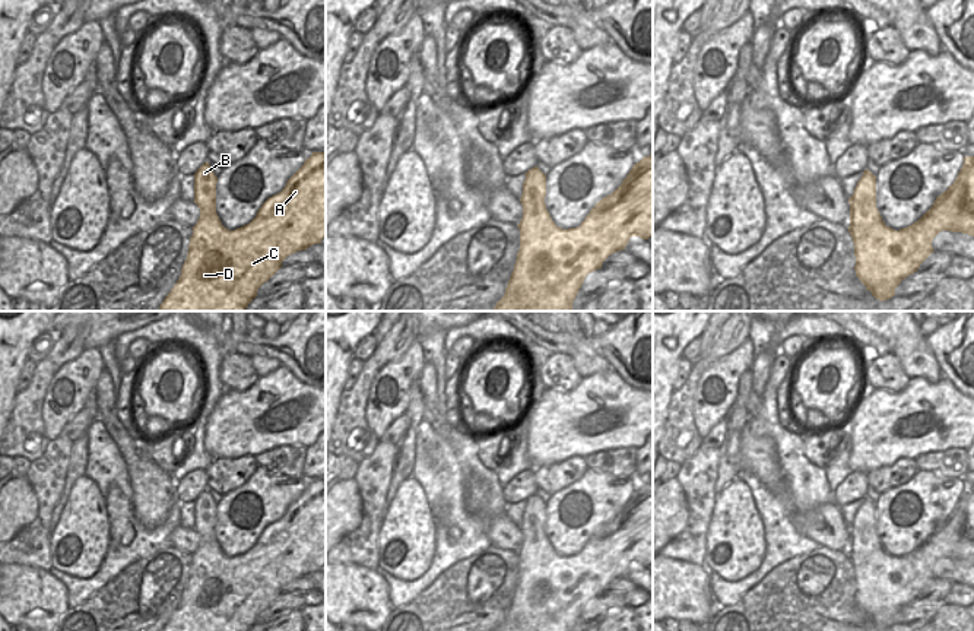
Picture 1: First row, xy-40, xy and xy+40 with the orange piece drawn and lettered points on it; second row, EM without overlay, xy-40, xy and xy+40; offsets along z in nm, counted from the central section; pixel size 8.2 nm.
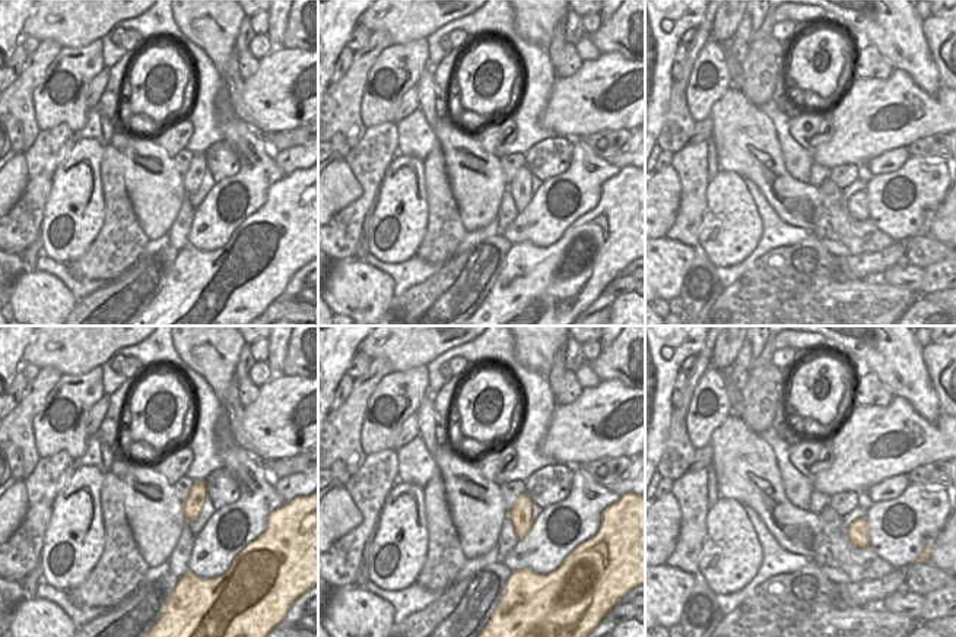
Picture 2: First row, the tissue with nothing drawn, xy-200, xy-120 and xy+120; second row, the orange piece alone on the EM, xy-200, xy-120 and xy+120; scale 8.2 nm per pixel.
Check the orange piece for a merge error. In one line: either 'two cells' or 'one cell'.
one cell

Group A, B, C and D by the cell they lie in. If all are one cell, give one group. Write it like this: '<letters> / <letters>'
A B C D

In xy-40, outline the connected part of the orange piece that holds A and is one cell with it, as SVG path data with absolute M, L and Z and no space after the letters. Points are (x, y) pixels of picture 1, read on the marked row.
M312 152L288 180L285 188L269 197L250 223L234 231L226 229L216 213L216 183L218 177L209 162L204 162L194 174L194 203L200 209L200 218L193 226L181 276L158 311L245 311L257 297L258 288L282 267L288 256L321 244L326 238L326 152Z

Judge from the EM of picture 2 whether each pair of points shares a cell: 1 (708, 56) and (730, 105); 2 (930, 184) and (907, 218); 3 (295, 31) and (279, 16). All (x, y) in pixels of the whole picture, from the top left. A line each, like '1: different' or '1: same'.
1: different
2: same
3: different

